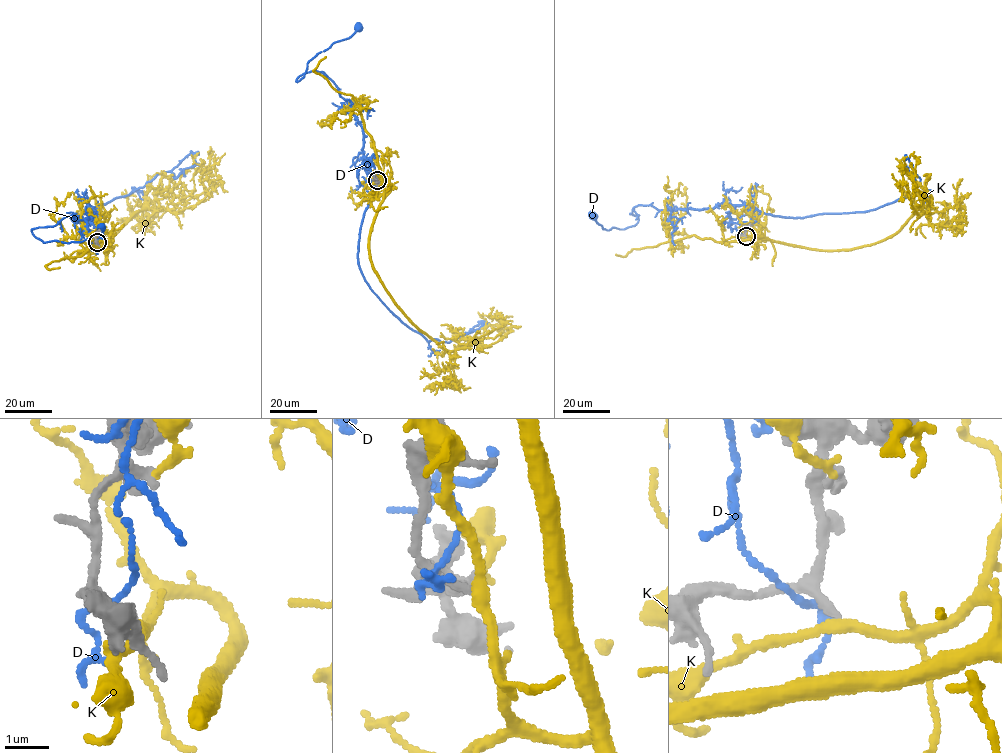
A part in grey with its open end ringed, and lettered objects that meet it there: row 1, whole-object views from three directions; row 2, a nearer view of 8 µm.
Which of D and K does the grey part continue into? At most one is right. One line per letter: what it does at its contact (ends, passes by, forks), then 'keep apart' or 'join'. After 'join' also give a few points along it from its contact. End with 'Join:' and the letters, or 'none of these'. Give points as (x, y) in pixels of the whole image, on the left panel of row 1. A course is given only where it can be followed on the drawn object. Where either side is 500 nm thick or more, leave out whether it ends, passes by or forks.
D: it passes by; keep apart
K: it passes by; keep apart
Join: none of these

